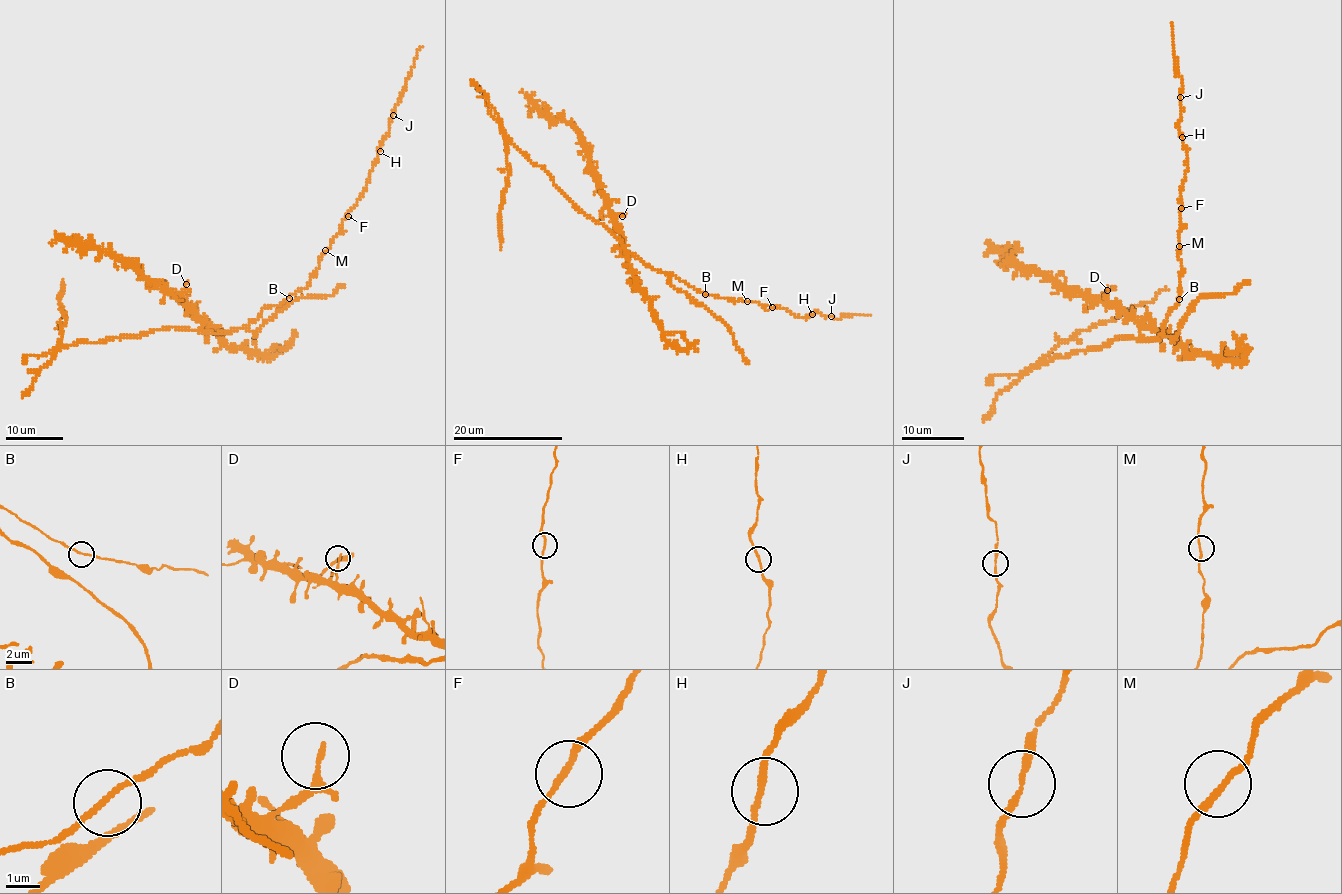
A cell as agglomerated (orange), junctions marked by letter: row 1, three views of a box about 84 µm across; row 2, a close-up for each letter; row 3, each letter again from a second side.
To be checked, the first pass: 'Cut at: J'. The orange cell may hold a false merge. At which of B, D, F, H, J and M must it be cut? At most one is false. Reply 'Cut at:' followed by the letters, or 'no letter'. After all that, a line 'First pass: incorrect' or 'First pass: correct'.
Cut at: J
First pass: correct

